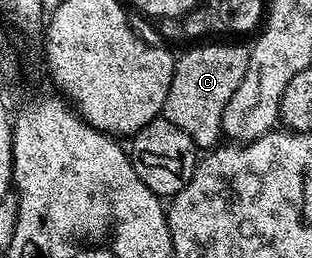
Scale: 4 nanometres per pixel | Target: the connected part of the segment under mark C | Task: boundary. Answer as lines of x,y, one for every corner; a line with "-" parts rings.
207,41
192,46
195,47
192,51
185,52
183,56
180,54
175,60
173,81
165,97
162,118
189,133
196,148
211,149
220,142
225,105
229,105
229,97
237,93
237,85
241,85
245,77
249,51
246,46
238,47
235,43
238,42

